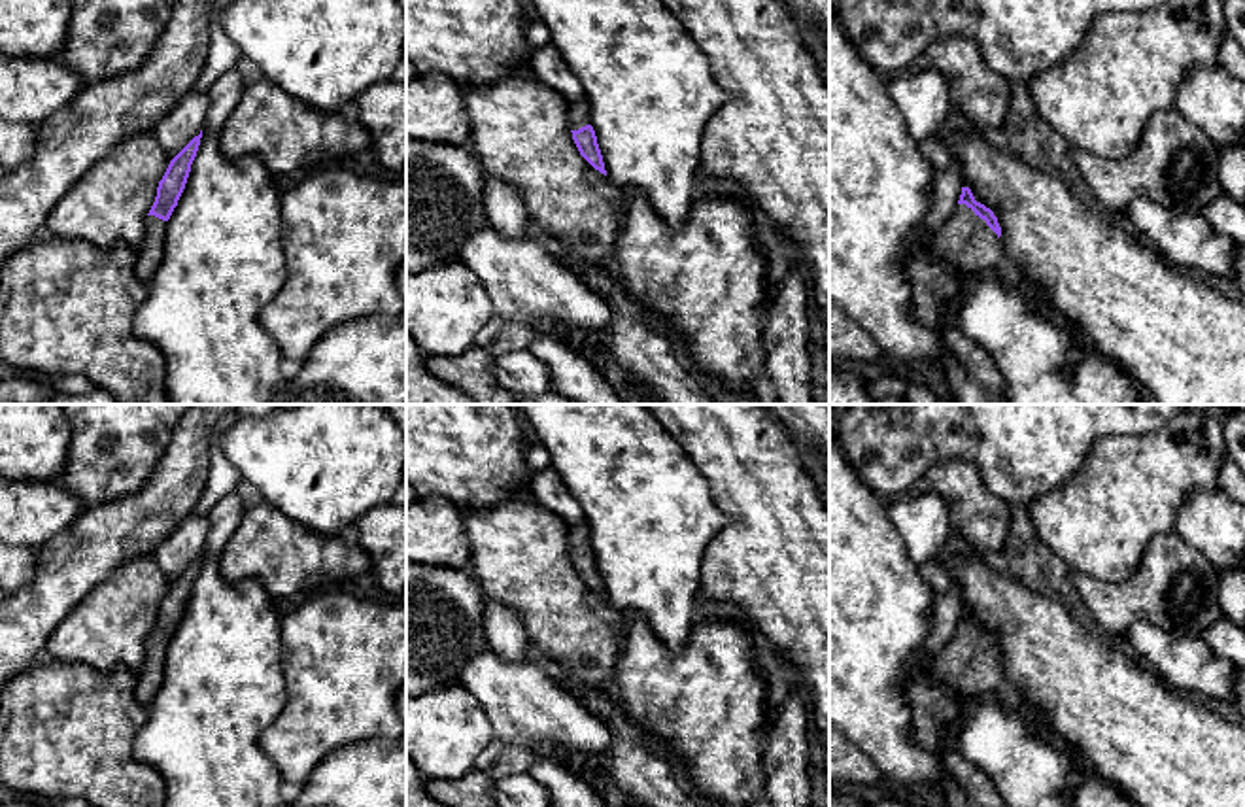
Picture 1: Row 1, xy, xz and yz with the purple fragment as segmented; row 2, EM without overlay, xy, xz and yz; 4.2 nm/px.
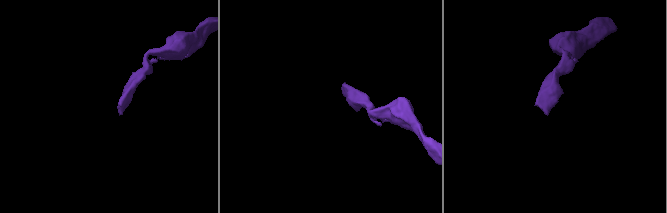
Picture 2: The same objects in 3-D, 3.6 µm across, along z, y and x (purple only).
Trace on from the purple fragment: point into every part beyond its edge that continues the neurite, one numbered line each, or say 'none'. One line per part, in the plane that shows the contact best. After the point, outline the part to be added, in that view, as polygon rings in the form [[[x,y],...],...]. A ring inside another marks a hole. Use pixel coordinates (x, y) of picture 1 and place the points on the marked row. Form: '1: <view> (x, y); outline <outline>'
1: yz (964, 244); outline [[[965,204],[935,232],[931,249],[916,255],[907,278],[911,312],[926,327],[935,327],[948,300],[960,287],[960,274],[988,274],[1005,265],[998,234]]]

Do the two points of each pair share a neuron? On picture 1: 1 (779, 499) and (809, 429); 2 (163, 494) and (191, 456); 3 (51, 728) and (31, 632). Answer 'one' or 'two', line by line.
1: two
2: one
3: two

